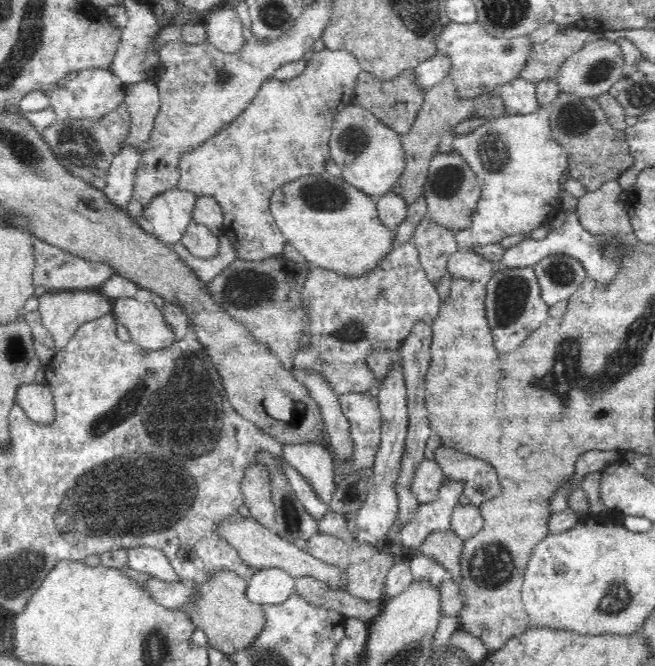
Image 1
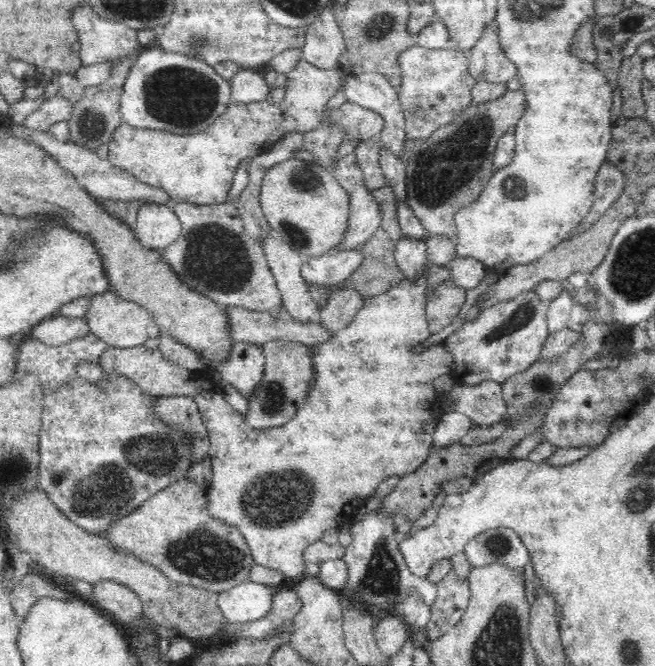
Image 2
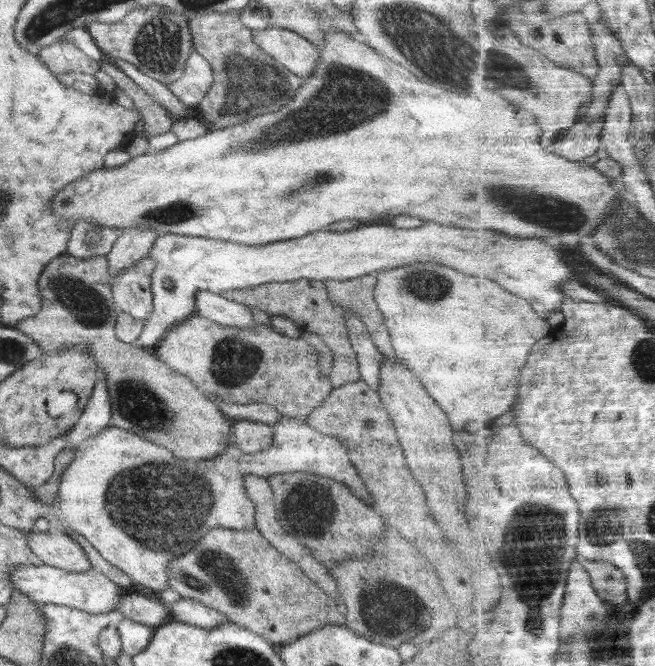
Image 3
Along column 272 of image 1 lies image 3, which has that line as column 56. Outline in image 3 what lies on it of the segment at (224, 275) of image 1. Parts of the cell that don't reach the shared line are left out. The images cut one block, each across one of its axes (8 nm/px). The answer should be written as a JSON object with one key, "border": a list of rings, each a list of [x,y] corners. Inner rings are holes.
{"border":[[[68,252],[51,260],[41,272],[38,281],[41,308],[34,316],[25,318],[15,325],[20,332],[29,336],[46,354],[62,352],[71,346],[79,346],[100,364],[105,376],[109,399],[111,402],[111,424],[123,428],[150,442],[156,442],[168,450],[172,450],[182,460],[213,459],[223,453],[232,443],[231,424],[206,394],[186,376],[175,372],[153,350],[142,349],[133,343],[122,342],[115,335],[117,316],[121,312],[113,299],[111,274],[108,272],[109,262],[106,256],[95,256],[87,259],[78,258]]]}

